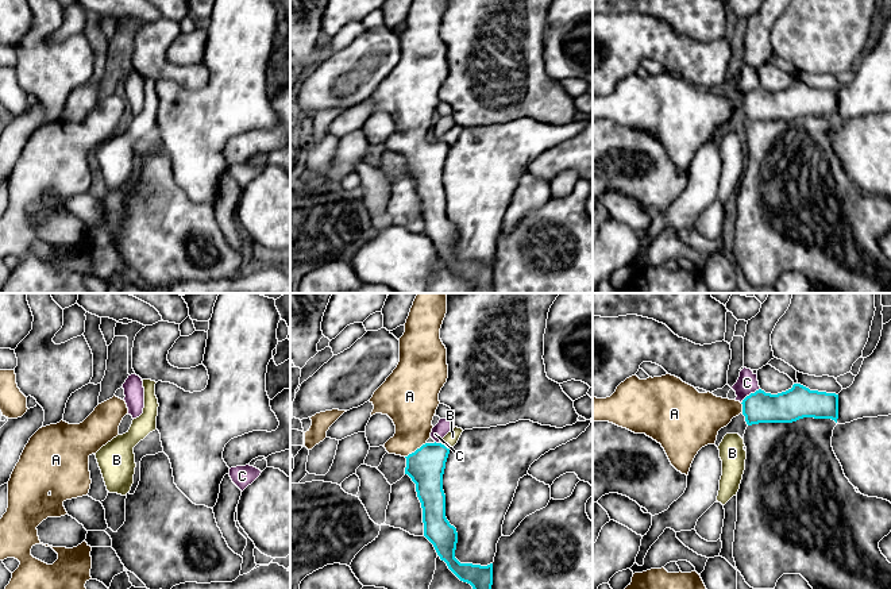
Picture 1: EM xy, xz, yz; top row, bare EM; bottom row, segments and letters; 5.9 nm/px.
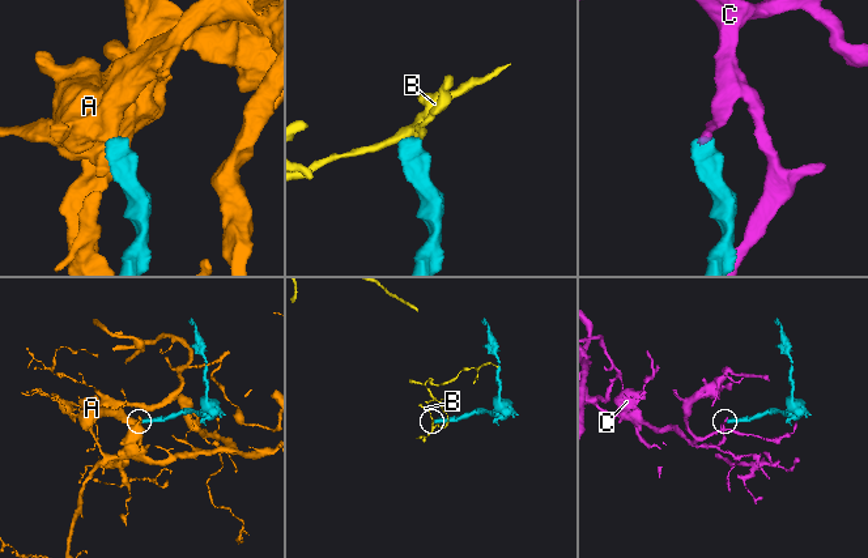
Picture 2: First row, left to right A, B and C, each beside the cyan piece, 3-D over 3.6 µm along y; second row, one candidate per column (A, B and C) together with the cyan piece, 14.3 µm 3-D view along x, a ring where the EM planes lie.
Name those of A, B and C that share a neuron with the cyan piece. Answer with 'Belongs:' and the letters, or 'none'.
Belongs: A

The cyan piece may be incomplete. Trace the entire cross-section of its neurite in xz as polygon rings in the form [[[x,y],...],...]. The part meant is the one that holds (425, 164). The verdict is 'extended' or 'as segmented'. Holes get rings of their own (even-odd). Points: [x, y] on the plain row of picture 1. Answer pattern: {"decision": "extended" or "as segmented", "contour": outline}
{"decision": "extended", "contour": [[[413,0],[400,38],[400,59],[374,89],[375,111],[387,112],[396,131],[385,140],[389,151],[406,155],[405,172],[416,181],[423,205],[424,234],[448,266],[474,286],[474,293],[491,293],[493,261],[460,261],[455,255],[458,230],[446,215],[443,172],[450,145],[428,140],[439,91],[448,76],[447,46],[440,26],[447,0]]]}

